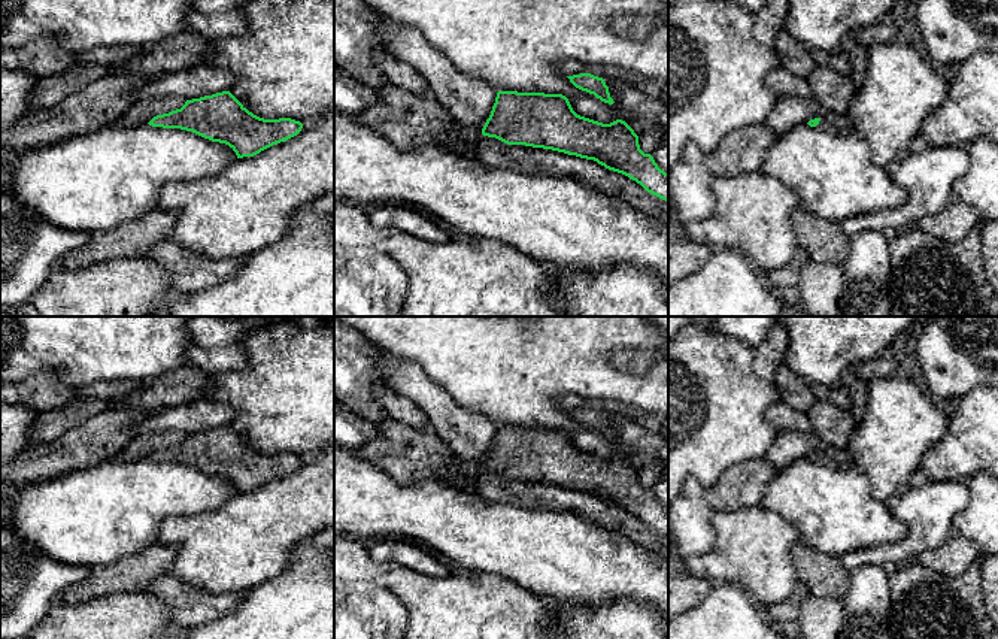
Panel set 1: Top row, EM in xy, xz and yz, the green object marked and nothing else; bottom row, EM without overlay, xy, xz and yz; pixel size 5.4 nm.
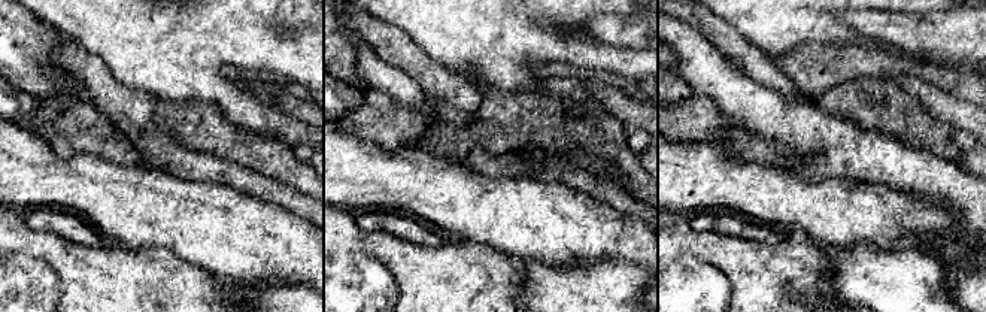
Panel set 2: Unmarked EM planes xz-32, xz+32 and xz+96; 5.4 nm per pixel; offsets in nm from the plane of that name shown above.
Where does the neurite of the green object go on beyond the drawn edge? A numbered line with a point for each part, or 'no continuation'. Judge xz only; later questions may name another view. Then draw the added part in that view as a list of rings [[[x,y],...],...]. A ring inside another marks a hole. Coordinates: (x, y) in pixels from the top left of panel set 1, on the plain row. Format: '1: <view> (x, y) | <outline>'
1: xz (473, 471) | [[[455,454],[452,457],[452,461],[455,464],[455,470],[459,475],[465,475],[470,481],[479,482],[479,479],[480,479],[480,476],[483,473],[483,469],[482,469],[480,463],[476,463],[473,460],[465,460],[465,458],[458,457]]]

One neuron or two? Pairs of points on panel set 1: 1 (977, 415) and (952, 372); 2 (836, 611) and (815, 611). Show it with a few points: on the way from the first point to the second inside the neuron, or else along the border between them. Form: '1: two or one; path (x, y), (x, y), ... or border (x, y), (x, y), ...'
1: two; border (982, 385), (967, 391), (949, 405)
2: one; path (831, 611), (819, 611)

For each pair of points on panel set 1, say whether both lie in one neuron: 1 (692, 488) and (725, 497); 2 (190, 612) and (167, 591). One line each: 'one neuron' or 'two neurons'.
1: two neurons
2: one neuron

